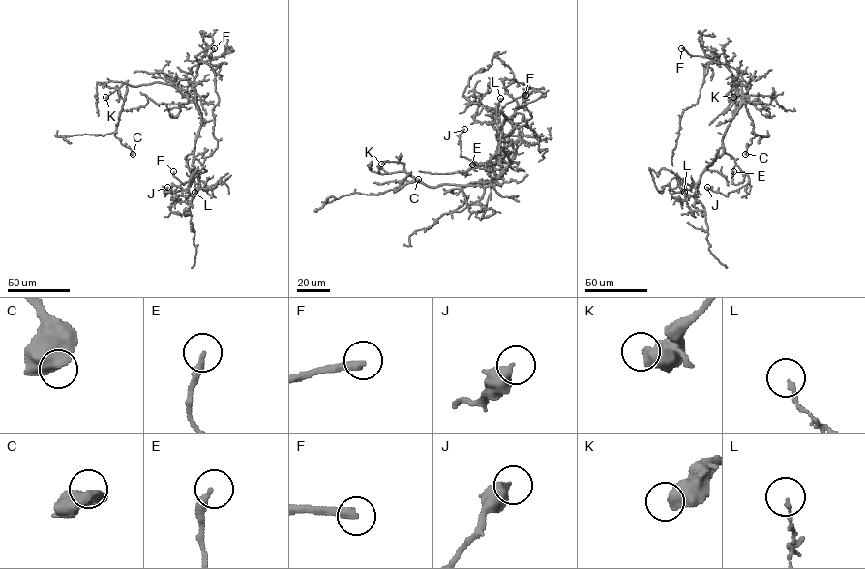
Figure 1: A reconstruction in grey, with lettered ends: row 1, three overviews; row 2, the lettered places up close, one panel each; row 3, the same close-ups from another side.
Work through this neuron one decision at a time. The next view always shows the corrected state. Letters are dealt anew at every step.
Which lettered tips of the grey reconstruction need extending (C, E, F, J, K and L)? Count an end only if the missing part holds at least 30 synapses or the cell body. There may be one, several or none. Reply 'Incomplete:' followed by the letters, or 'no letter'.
Incomplete: F

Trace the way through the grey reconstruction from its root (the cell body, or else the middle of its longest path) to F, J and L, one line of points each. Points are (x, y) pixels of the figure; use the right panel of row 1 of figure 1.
F: (742, 104), (731, 72), (724, 64), (691, 56), (681, 48)
J: (742, 104), (727, 128), (723, 147), (748, 176), (749, 183), (729, 192), (727, 196), (707, 187)
L: (742, 104), (725, 134), (723, 153), (701, 174), (693, 195), (686, 195), (684, 192)

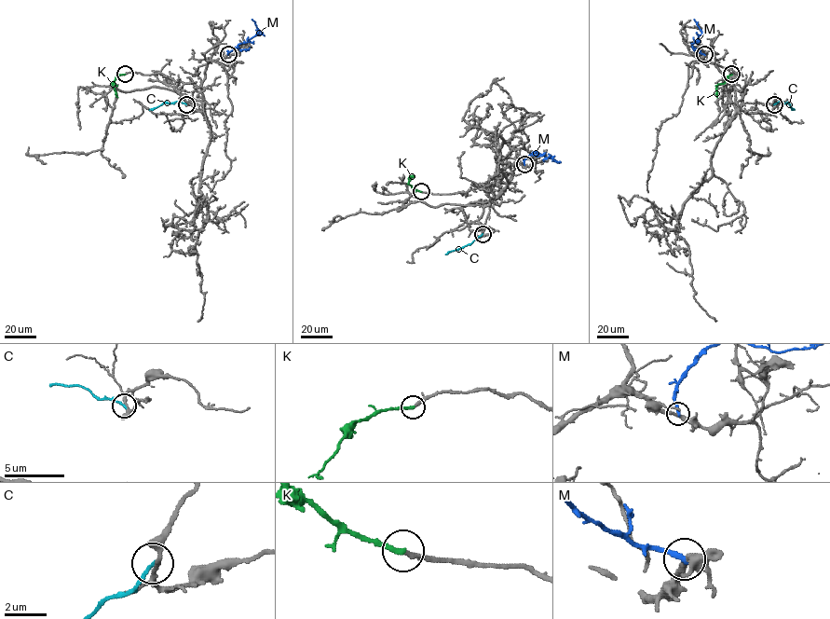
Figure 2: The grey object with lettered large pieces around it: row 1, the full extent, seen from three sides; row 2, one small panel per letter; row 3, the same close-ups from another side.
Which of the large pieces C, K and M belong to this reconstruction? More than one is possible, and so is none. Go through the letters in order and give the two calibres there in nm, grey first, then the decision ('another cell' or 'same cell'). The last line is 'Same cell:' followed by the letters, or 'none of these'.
C: 200 nm thick on the grey side, 170 nm on the other; another cell
K: 240 nm thick on the grey side, 280 nm on the other; same cell
M: 320 nm thick on the grey side, 280 nm on the other; another cell
Same cell: K

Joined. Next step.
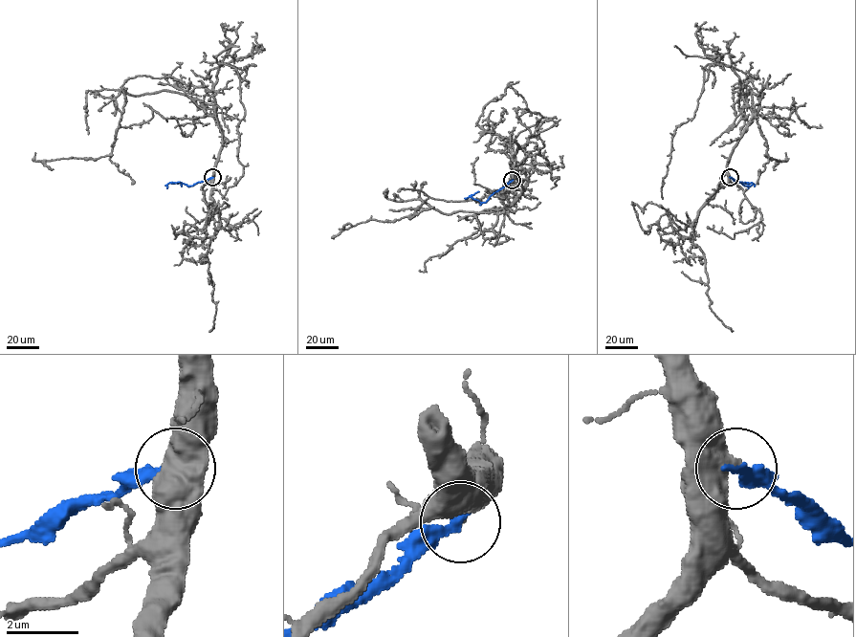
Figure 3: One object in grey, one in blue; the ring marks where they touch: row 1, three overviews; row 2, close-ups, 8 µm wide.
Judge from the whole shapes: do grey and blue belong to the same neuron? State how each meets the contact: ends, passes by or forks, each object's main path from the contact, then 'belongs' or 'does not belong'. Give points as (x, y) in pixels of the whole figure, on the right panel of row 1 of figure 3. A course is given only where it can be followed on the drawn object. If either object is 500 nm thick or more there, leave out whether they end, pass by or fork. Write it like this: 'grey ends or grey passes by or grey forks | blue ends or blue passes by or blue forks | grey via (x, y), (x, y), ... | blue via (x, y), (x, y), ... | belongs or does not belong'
grey via (730, 177), (730, 154), (763, 94), (753, 93), (766, 155), (784, 161), (785, 152) | blue via (730, 177), (745, 186), (753, 183), (747, 183), (748, 188) | does not belong

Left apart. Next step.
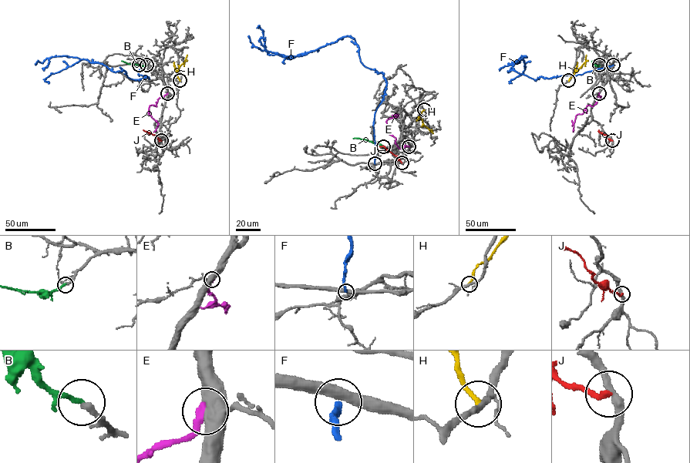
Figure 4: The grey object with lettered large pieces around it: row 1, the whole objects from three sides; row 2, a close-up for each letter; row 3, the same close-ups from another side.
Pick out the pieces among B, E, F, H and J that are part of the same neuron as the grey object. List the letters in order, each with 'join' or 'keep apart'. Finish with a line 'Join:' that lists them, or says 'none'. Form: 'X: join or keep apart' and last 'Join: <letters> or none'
B: join
E: keep apart
F: keep apart
H: keep apart
J: keep apart
Join: B

